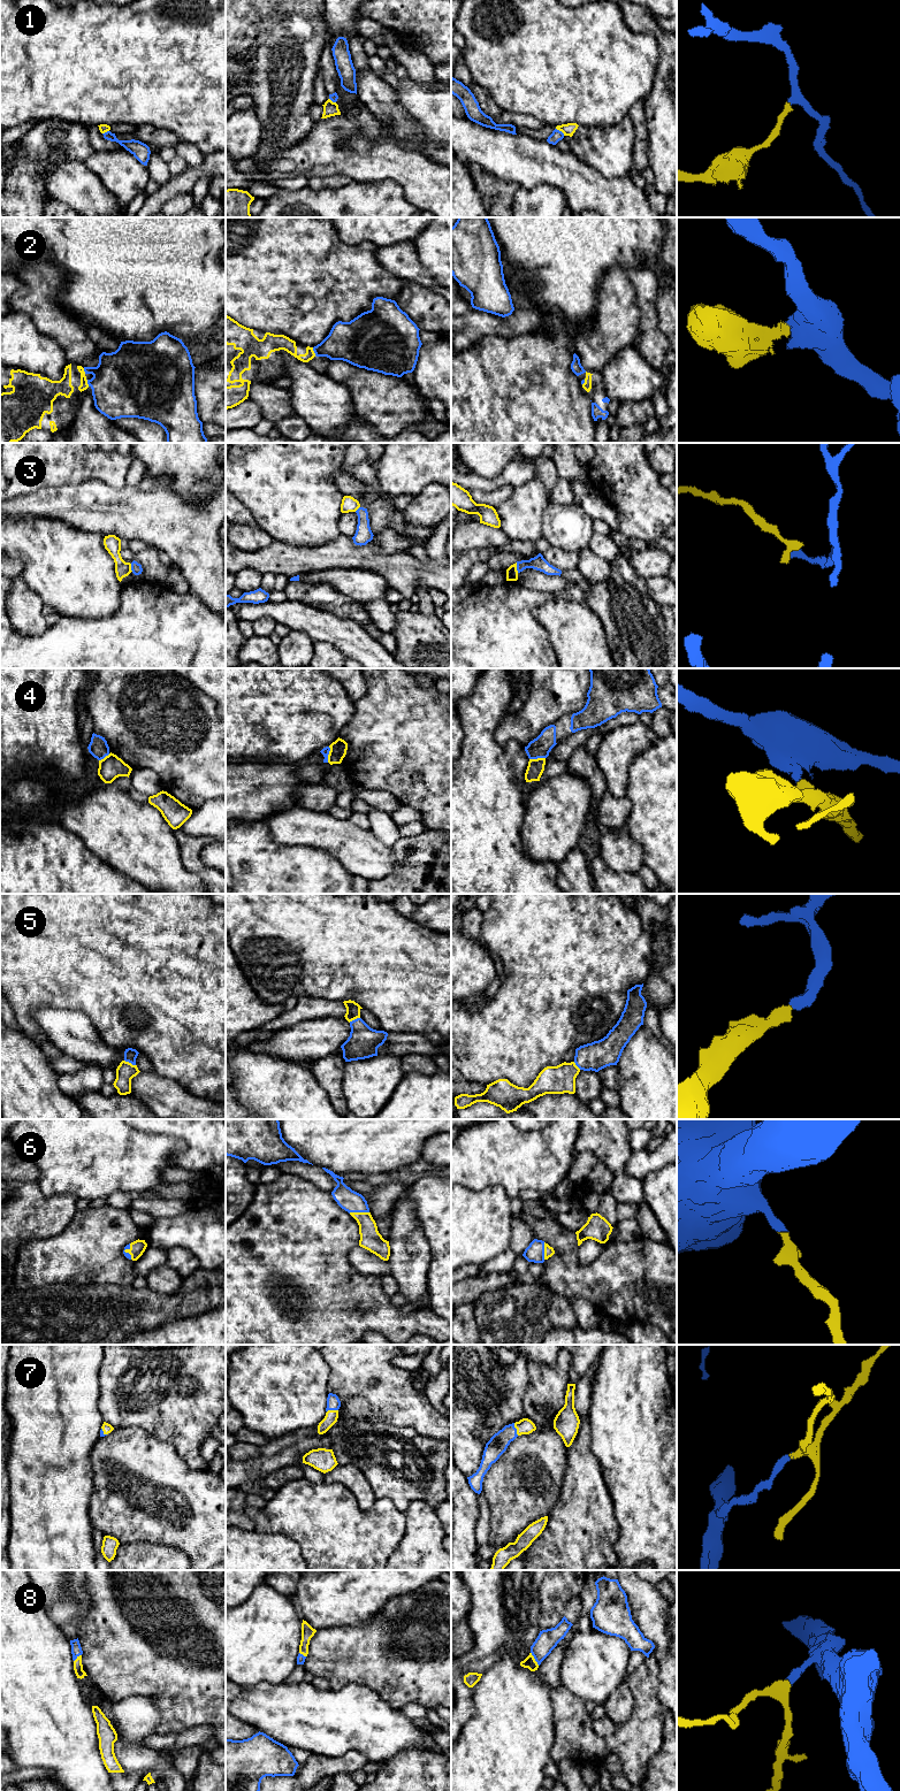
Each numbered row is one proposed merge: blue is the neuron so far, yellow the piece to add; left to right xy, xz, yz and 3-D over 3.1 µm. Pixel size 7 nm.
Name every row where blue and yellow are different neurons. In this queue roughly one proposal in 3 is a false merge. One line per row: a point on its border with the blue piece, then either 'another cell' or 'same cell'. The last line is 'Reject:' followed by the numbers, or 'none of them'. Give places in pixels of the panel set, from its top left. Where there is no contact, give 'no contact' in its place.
1: contact yz (561, 131); another cell
2: contact xz (313, 350); same cell
3: contact yz (517, 567); another cell
4: contact xz (328, 754); another cell
5: contact xy (130, 1062); same cell
6: contact xz (358, 1211); same cell
7: contact yz (516, 1429); same cell
8: contact yz (534, 1658); same cell
Reject: 1, 3, 4

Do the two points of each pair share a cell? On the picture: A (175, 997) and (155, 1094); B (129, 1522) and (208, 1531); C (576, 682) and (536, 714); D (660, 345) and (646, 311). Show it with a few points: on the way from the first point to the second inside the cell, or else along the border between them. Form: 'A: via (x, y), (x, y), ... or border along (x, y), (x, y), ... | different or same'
A: border along (152, 1071), (172, 1078), (184, 1086) | different
B: via (149, 1522), (166, 1522), (174, 1529), (189, 1531) | same
C: via (564, 694), (558, 706), (548, 706) | same
D: via (651, 337), (649, 319) | same

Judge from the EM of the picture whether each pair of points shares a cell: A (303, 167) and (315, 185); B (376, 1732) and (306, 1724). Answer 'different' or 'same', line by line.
A: different
B: same

